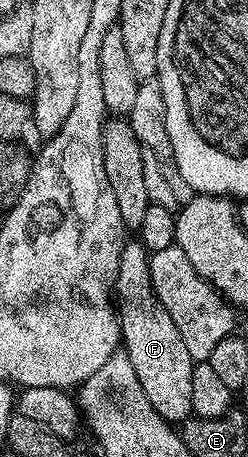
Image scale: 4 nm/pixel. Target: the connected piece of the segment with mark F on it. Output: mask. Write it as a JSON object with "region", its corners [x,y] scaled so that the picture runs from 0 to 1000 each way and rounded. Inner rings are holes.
{"region":[[[508,525],[480,558],[480,602],[464,626],[464,674],[488,707],[488,755],[528,786],[560,847],[609,891],[657,919],[726,926],[782,910],[770,891],[770,812],[786,792],[754,770],[722,716],[673,689],[673,672],[641,663],[609,619],[601,547],[565,525]]]}

